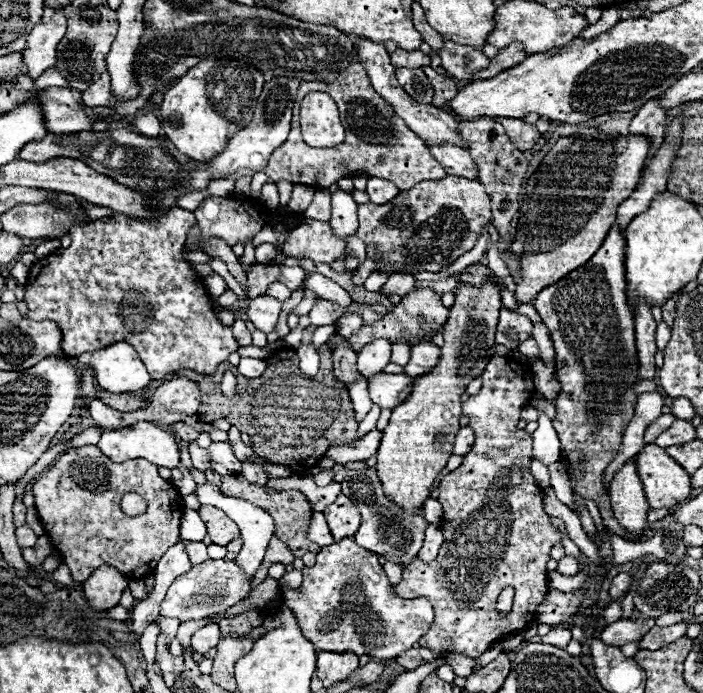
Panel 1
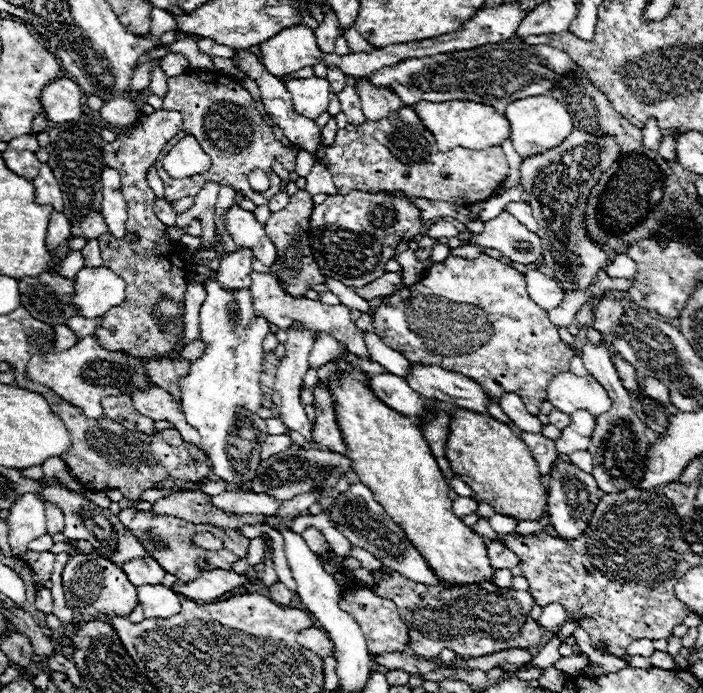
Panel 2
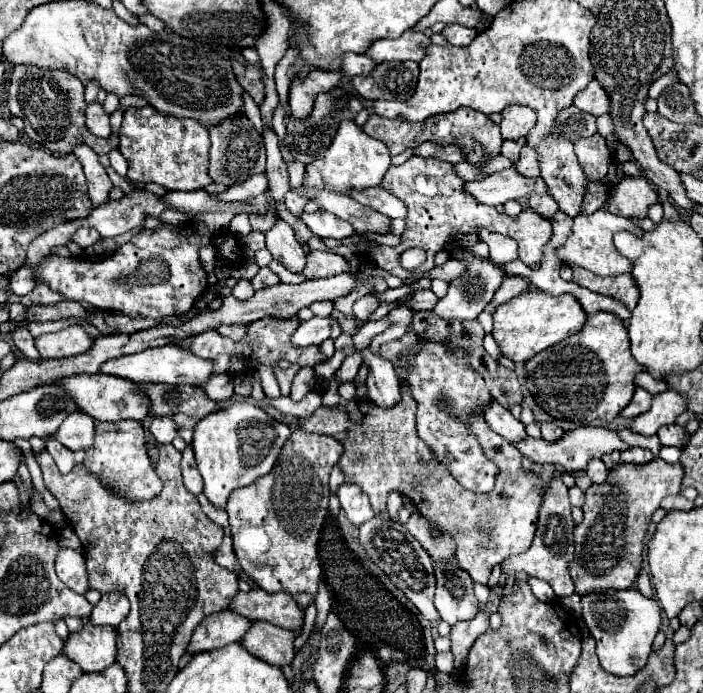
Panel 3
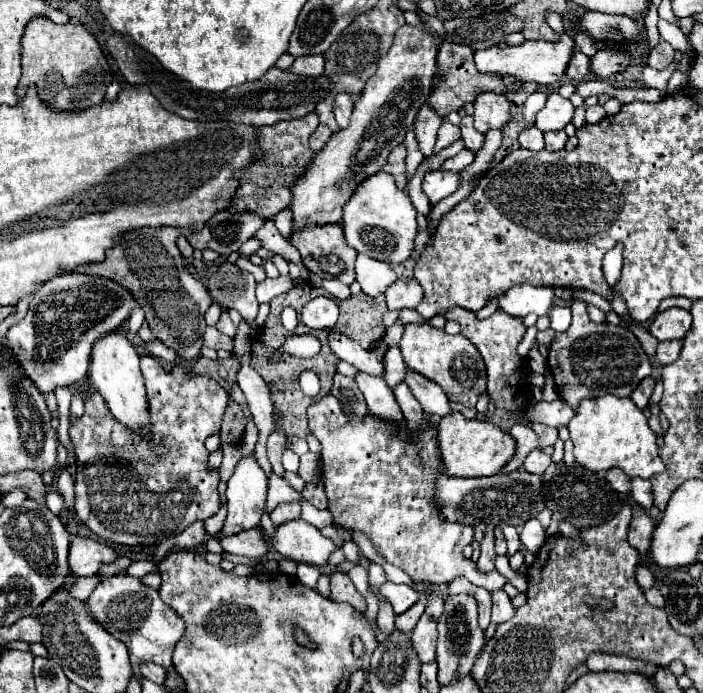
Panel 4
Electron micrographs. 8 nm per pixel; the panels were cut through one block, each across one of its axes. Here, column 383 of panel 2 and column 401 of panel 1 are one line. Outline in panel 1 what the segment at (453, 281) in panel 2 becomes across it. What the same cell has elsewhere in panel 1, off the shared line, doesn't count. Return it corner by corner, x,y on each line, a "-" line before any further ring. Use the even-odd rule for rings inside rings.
412,290
410,294
406,294
402,298
400,304
396,304
394,312
388,312
380,322
376,324
364,324
360,328
360,332
352,338
348,338
352,350
360,350
364,344
374,342
376,338
386,338
390,342
406,342
406,344
416,344
424,338
430,338
430,332
438,332
442,328
442,324
448,318
448,308
442,306
440,302
440,294
432,292
432,290

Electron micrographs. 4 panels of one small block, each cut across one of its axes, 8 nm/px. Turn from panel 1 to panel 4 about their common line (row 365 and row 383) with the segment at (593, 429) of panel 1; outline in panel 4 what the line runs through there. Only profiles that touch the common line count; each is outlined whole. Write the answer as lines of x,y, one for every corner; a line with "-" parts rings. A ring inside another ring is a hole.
572,300
572,324
566,332
556,334
548,356
548,368
556,380
560,398
574,410
584,398
600,398
604,394
630,396
634,388
652,372
650,360
632,330
608,322
594,324
586,306
588,304
584,300

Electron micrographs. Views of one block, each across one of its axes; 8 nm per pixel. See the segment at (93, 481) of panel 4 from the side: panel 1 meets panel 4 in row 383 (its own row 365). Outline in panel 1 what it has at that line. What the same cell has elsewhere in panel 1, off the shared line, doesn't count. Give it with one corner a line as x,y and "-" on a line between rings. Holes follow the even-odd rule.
170,208
154,220
134,220
122,214
102,218
90,224
74,224
70,228
72,244
38,258
30,268
26,282
26,304
32,320
54,320
62,330
62,352
80,356
94,352
112,342
128,342
140,354
152,380
162,380
170,372
182,368
200,374
214,374
216,366
240,348
232,334
232,326
224,326
212,310
212,298
198,274
192,272
188,260
182,258
188,230
196,224
192,212

